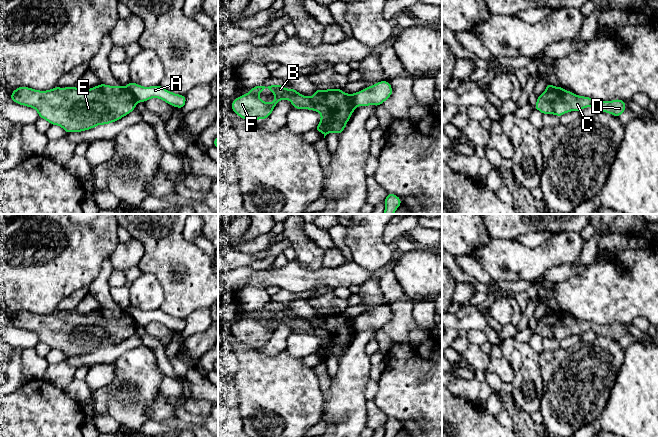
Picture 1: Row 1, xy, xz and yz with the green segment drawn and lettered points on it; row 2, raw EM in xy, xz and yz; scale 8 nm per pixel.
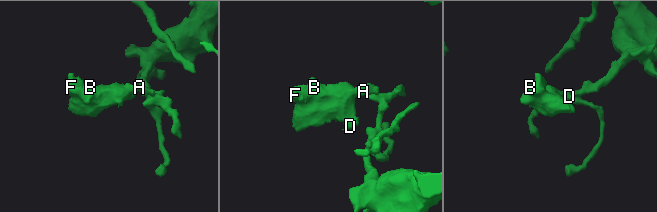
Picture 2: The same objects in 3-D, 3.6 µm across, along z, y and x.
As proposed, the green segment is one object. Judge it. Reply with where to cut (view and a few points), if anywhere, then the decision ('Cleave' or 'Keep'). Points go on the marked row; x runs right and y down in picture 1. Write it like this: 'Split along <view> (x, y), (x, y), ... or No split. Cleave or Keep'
Split along xy (125, 87), (137, 101). Cleave

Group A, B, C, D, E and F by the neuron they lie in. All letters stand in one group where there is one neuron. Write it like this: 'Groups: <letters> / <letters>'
Groups: A / B C D E F

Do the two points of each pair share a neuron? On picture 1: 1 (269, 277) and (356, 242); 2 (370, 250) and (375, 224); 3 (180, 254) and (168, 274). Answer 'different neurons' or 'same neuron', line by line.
1: different neurons
2: same neuron
3: same neuron

